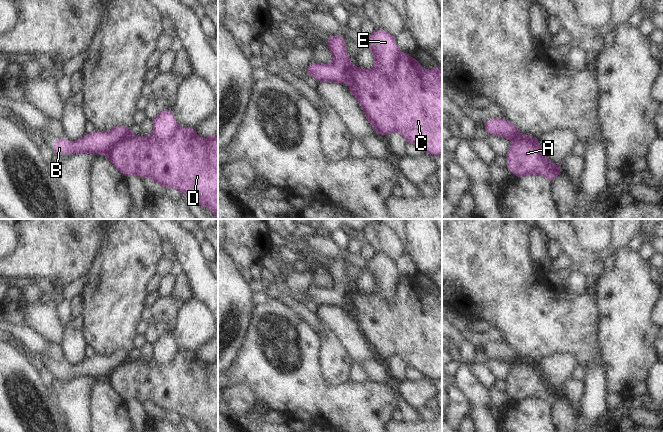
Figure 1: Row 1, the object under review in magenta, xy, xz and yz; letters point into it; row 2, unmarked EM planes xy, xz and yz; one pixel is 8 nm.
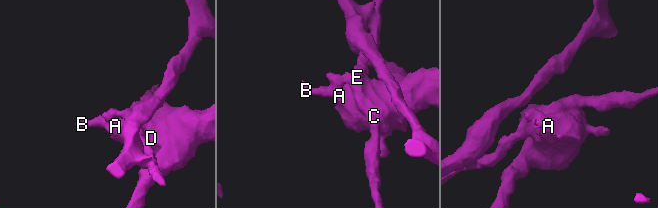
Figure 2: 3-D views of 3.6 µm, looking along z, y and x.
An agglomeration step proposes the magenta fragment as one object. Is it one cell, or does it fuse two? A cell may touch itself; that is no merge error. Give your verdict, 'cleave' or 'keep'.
cleave

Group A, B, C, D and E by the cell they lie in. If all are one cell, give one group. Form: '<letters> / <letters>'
A C D / B E

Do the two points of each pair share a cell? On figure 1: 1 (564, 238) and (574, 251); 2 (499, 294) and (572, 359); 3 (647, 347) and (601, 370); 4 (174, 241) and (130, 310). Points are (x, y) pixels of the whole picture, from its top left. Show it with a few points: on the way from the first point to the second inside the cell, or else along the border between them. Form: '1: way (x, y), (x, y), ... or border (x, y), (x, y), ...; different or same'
1: way (567, 241), (573, 248); same
2: border (542, 360), (556, 353), (573, 352), (580, 364); different
3: border (600, 354), (606, 367), (606, 389), (608, 391); different
4: border (150, 229), (162, 242); different

